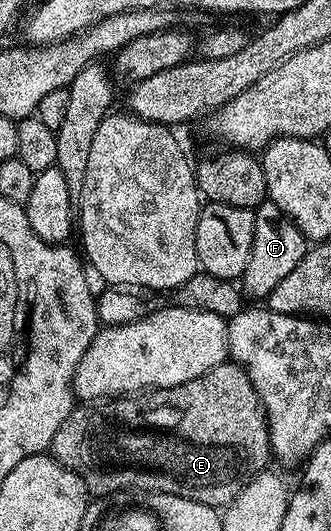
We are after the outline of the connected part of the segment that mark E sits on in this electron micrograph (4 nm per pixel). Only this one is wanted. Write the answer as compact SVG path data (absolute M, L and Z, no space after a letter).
M234 362L213 366L201 378L193 378L181 386L80 403L72 407L69 418L53 434L49 452L57 463L81 478L92 497L111 496L114 492L160 492L177 494L216 510L232 504L251 480L268 471L267 463L273 460L267 412L257 390L253 390L249 374Z

